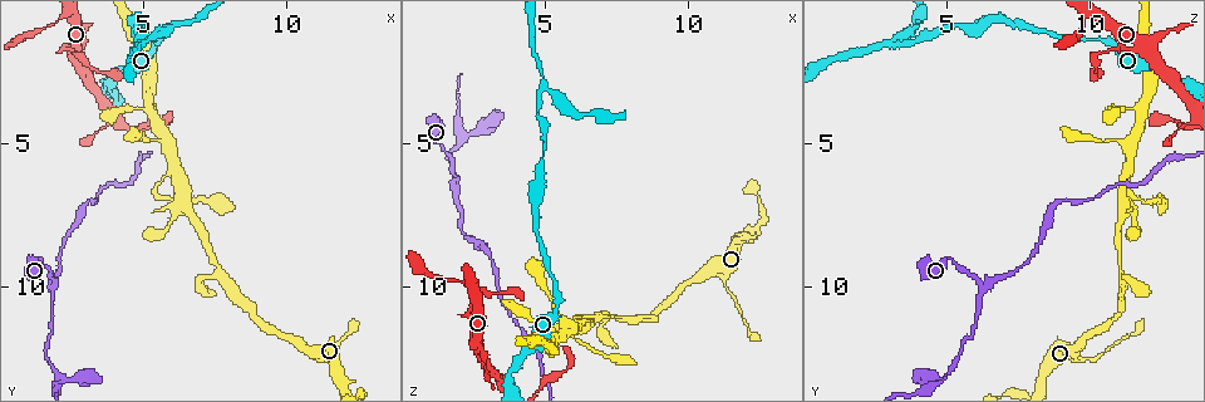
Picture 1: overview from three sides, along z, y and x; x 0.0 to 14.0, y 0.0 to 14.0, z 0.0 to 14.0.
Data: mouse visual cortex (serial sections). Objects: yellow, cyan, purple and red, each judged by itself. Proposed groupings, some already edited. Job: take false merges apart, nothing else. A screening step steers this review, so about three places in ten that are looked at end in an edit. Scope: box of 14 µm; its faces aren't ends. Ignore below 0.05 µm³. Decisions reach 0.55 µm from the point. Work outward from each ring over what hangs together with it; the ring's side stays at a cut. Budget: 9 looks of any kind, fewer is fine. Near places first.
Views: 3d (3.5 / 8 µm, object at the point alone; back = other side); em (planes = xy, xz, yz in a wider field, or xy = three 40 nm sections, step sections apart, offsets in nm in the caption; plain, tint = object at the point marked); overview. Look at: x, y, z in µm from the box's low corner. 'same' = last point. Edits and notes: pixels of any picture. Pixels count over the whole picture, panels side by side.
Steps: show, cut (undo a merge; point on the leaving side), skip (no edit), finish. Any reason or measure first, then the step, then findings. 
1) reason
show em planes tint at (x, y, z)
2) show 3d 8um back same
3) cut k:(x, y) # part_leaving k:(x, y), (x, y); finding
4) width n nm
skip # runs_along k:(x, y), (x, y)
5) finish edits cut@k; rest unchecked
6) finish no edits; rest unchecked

abrupt turn
show 3d 8um back at (7.8, 9.6, 11.2)

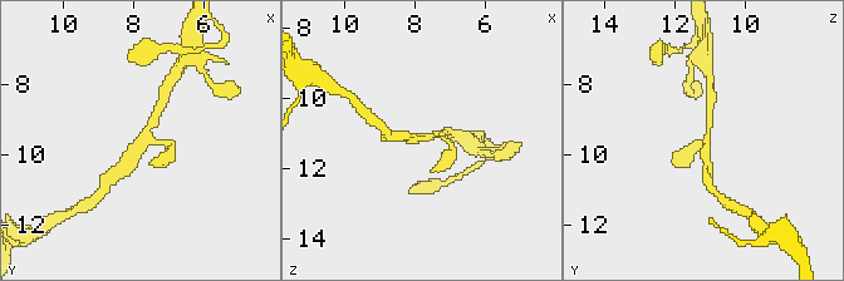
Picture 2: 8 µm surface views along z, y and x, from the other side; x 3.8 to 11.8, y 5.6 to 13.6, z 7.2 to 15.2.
zoom in
show 3d 3.5um at (7.6, 9.6, 11.1)

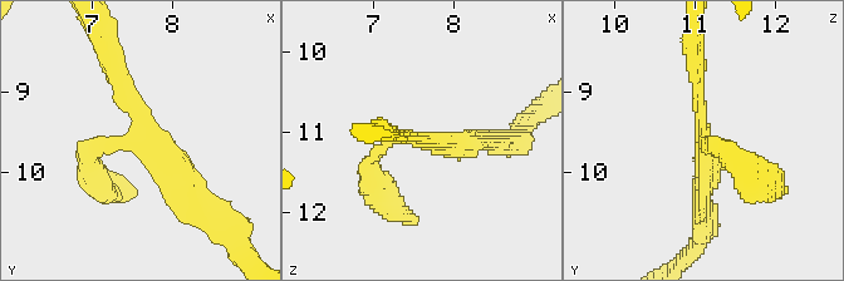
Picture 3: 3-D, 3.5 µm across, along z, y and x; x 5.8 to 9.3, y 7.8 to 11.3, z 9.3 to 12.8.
arms 3; arm_widths 150, 200, 250 nm; now the EM
show em xy step 3 tint at (7.75, 9.55, 11.10)

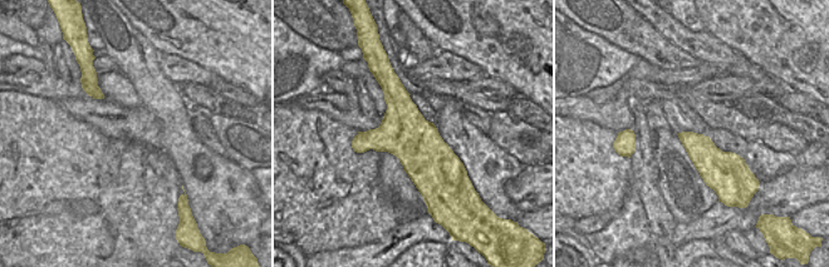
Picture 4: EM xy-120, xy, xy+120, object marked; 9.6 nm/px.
skip # runs_along 3:(199, 203), (109, 65); all the same cell

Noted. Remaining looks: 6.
three arms meet
show 3d 3.5um at (6.2, 6.0, 11.3)

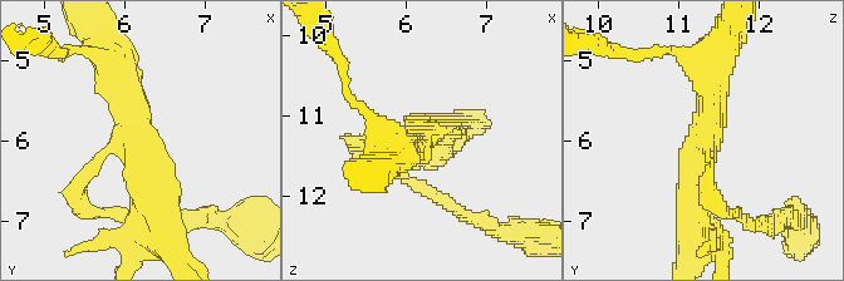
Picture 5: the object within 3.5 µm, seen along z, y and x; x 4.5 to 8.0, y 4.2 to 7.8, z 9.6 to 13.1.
arms 3; arm_widths 150, 350, 400 nm
show em xy step 1 tint at (6.10, 6.00, 11.30)

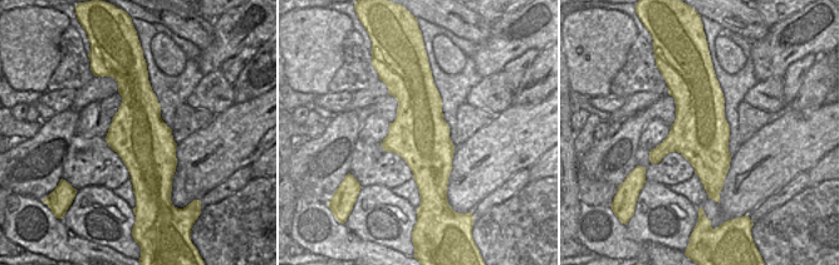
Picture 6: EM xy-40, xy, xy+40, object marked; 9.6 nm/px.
skip # runs_along 5:(157, 218), (118, 62); continuous, no second cell

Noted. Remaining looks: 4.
show 3d 3.5um at (2.0, 9.9, 6.3)

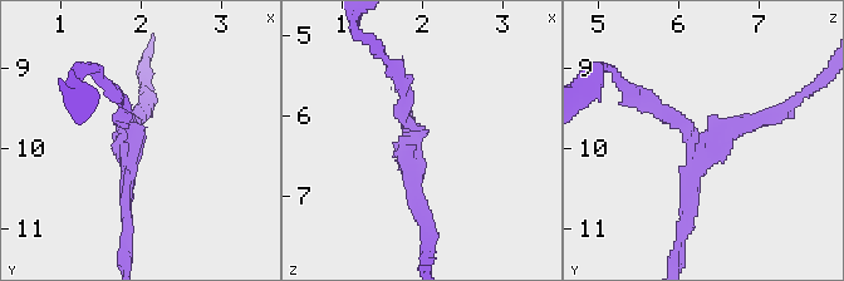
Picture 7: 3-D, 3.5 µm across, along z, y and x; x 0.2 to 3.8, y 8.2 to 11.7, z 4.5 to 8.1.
arms 3; arm_widths 150, 200, 200 nm; shape alone is not enough
show em xy step 2 tint at (1.95, 10.00, 6.25)

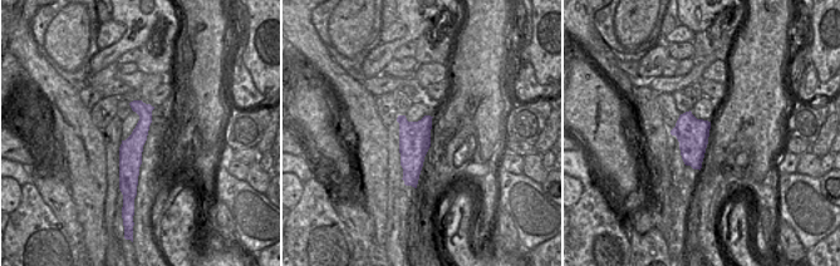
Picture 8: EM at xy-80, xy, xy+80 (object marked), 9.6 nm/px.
show em planes tint same

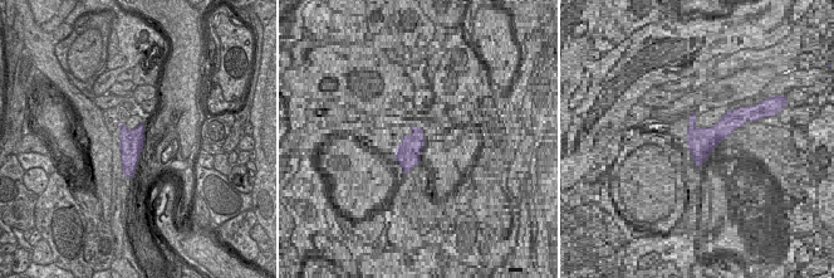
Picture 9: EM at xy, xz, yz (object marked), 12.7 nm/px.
skip # runs_along 7:(636, 94), (696, 144), (687, 226); one cell here

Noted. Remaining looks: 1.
finish no edits; rest unchecked

